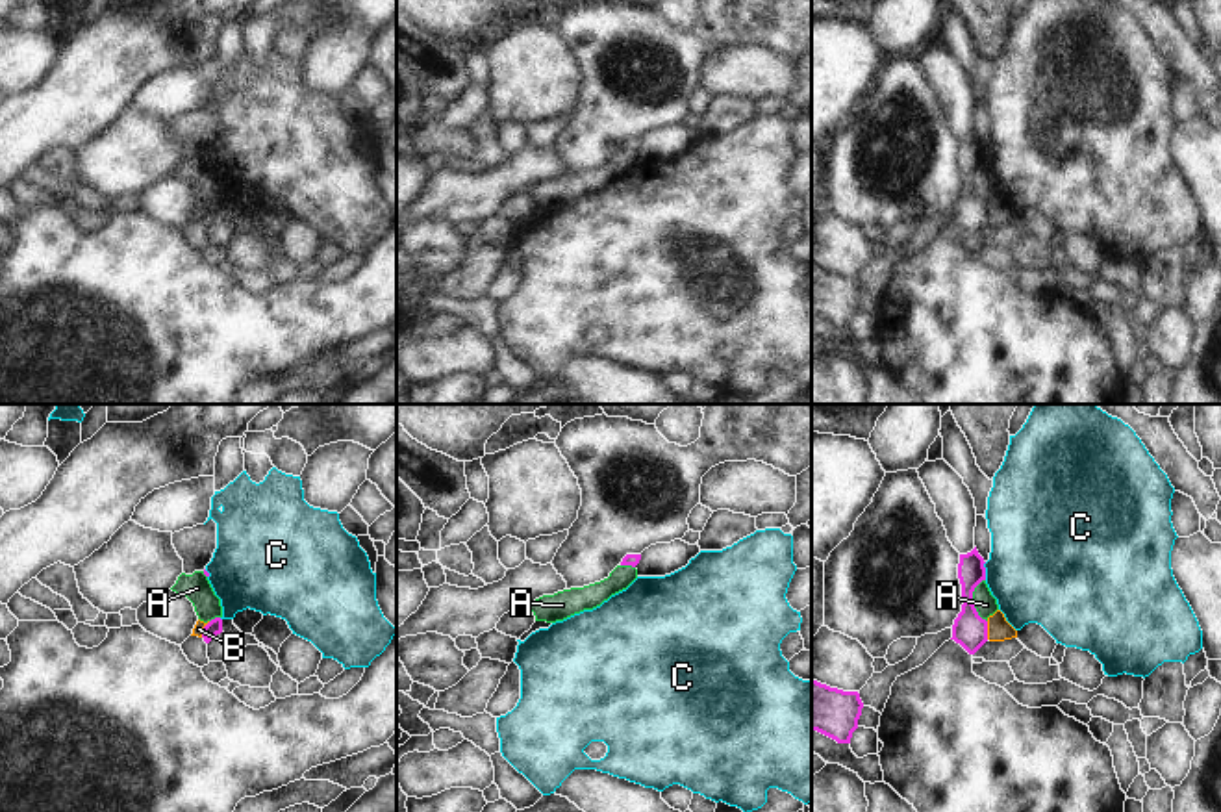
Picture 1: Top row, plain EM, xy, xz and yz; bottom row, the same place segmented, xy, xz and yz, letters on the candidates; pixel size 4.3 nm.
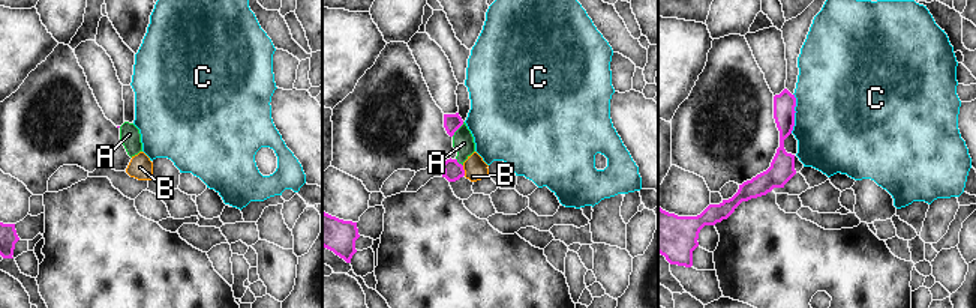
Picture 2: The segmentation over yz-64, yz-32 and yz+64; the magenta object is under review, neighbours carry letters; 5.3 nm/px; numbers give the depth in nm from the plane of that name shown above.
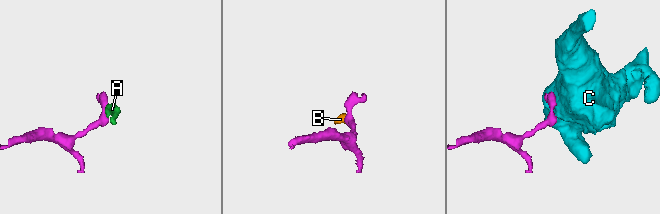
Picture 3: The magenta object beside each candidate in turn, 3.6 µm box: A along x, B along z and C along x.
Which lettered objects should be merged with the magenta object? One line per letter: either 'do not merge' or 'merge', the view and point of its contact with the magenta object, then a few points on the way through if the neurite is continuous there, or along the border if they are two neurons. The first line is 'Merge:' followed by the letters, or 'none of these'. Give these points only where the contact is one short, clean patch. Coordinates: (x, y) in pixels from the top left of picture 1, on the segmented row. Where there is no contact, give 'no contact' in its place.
Merge: A
A: merge; meets magenta in yz at (971, 601); runs through yz (969, 629), (971, 601), (986, 605)
B: do not merge; meets magenta in yz at (986, 631)
C: do not merge; meets magenta in yz at (984, 571); border along yz (986, 562), (984, 579)

